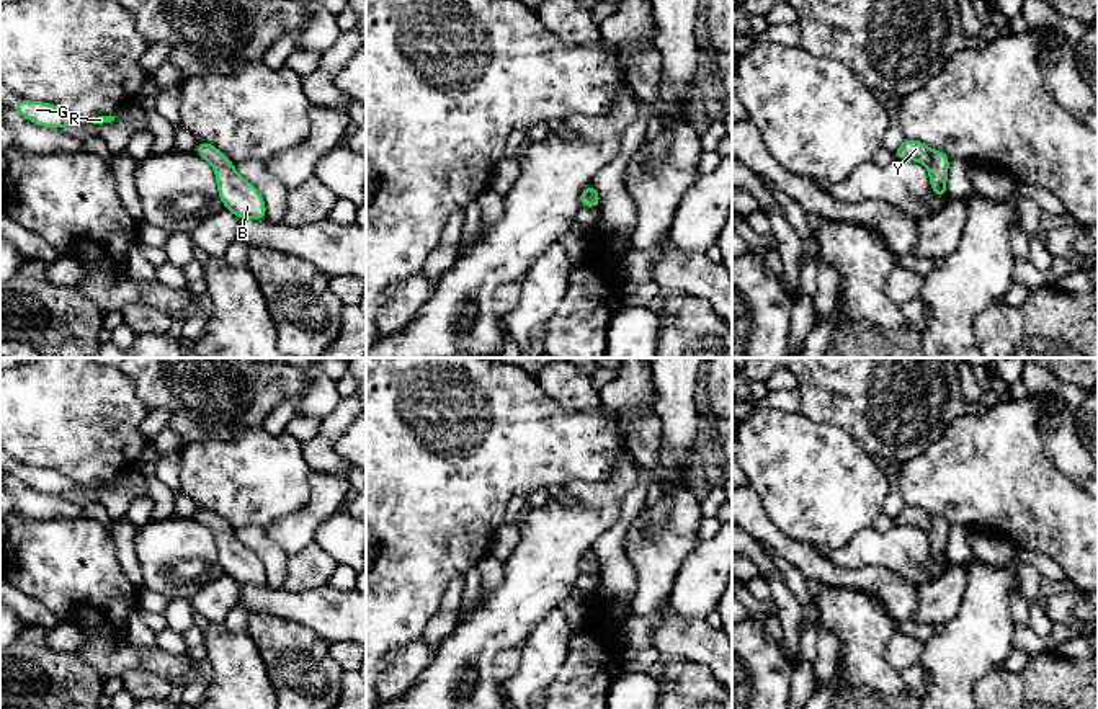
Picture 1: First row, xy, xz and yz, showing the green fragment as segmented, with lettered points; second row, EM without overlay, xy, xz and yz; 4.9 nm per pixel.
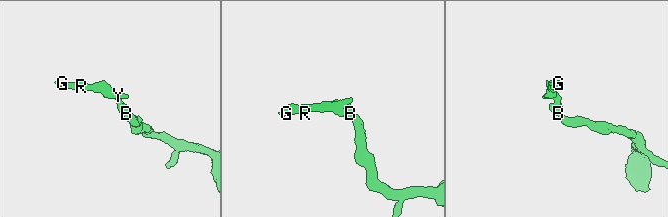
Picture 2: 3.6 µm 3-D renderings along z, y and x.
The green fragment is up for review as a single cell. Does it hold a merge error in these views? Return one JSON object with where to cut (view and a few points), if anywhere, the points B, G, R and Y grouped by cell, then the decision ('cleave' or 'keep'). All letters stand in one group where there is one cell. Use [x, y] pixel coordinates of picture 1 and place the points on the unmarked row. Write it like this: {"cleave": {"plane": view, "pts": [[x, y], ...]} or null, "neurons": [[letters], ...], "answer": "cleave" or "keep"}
{"cleave": null, "neurons": [["B", "G", "R", "Y"]], "answer": "keep"}

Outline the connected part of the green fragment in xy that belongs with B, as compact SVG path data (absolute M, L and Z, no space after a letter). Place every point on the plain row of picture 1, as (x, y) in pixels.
M198 508L193 519L204 523L214 533L217 559L224 575L232 577L240 586L268 585L266 570L258 555L235 537L234 528L217 513Z

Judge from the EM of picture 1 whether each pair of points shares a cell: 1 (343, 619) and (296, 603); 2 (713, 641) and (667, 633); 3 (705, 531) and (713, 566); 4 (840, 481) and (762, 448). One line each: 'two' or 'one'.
1: one
2: one
3: two
4: one

